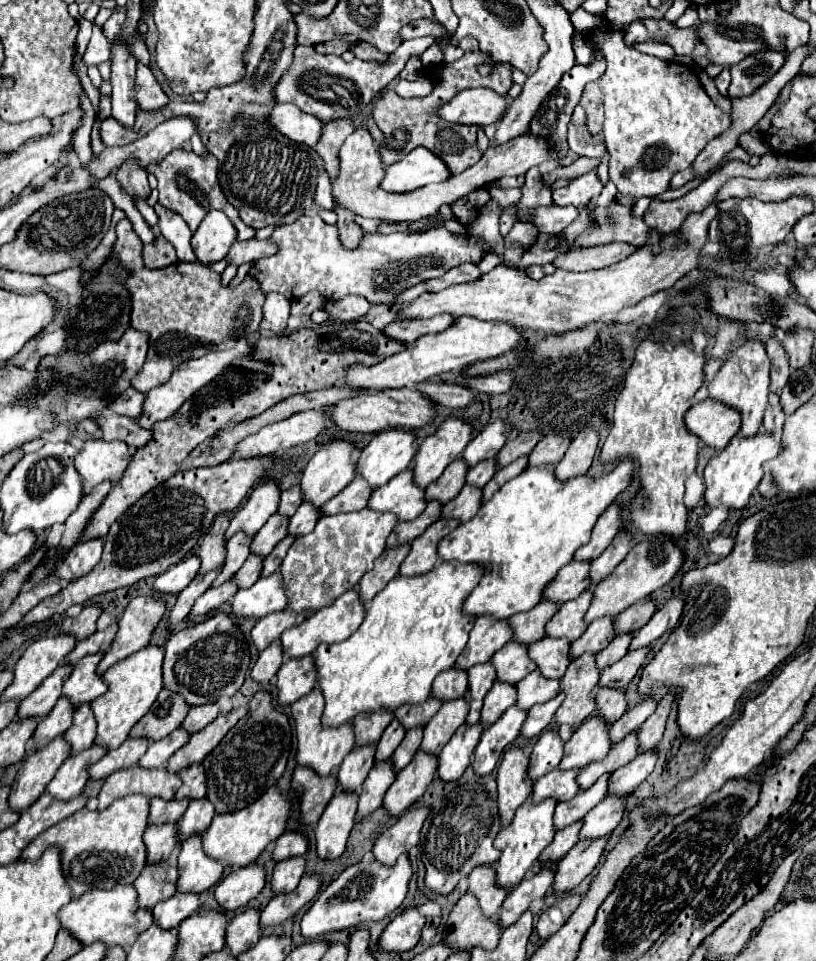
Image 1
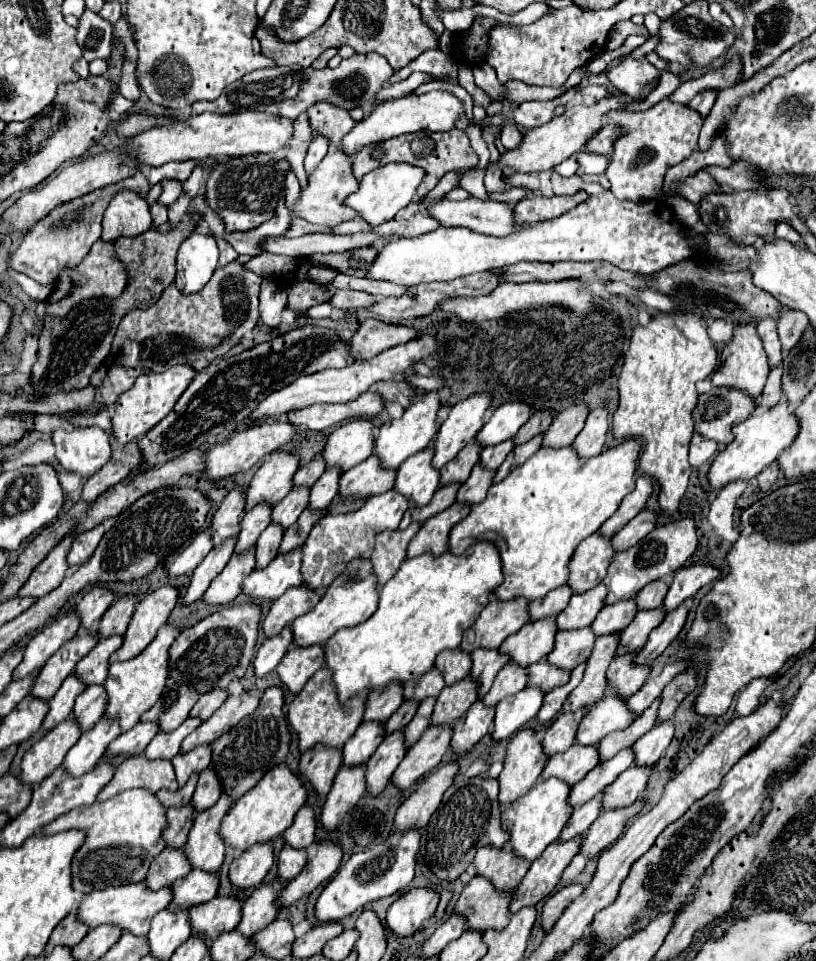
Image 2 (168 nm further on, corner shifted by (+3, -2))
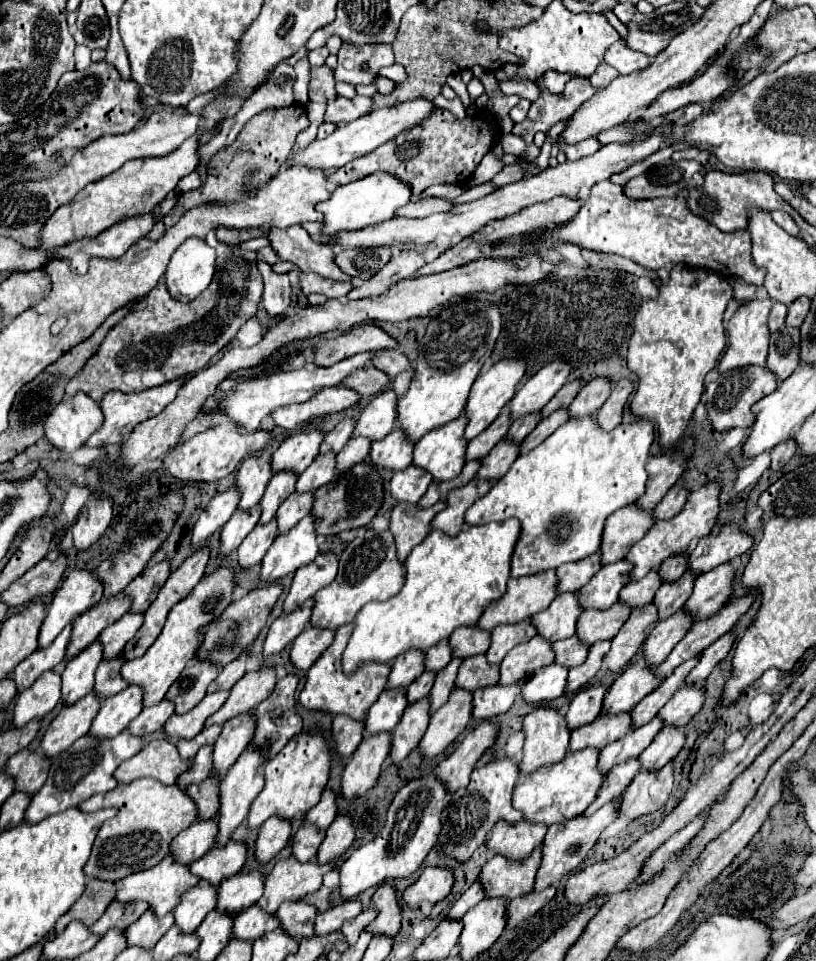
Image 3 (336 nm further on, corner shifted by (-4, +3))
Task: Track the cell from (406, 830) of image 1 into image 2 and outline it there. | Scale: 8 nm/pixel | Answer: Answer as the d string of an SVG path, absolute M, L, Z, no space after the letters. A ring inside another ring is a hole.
M448 762L432 770L426 778L422 778L418 788L398 808L394 818L394 828L398 832L404 832L412 826L418 826L418 828L426 826L428 818L440 806L444 792L452 786L452 780L456 774L458 774L458 762Z

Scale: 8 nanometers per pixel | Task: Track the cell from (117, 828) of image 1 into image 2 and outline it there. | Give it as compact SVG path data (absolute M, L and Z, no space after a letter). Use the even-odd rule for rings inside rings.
M132 788L116 794L106 802L94 802L90 806L70 810L68 814L44 826L44 834L72 828L86 832L86 842L80 846L72 860L72 886L76 892L88 894L108 886L142 882L152 860L166 848L162 840L166 826L166 808L160 804L156 794L146 788Z

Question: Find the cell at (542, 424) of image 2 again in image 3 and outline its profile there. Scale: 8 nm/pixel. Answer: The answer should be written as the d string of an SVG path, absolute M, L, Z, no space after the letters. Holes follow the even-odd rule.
M573 379L573 381L569 381L567 385L563 385L563 389L561 389L561 391L559 391L559 393L557 393L549 403L547 403L547 409L543 409L541 417L545 419L545 417L549 417L553 411L569 407L569 405L571 405L571 401L575 399L575 395L579 393L581 385L583 385L583 381L581 381L581 379Z

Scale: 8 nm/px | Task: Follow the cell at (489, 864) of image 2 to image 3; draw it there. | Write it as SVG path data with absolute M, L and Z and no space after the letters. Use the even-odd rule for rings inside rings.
M521 819L517 825L507 825L505 821L499 821L499 825L491 829L485 845L491 853L503 855L511 861L523 861L533 853L535 847L543 843L545 833L545 825L531 825L525 819Z

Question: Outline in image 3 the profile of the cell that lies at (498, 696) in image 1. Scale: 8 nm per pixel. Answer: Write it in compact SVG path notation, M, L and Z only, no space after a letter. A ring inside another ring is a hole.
M535 635L531 641L517 645L507 653L507 657L501 663L501 677L497 685L513 685L525 681L535 669L541 669L545 665L553 663L553 651L551 643L547 639Z

